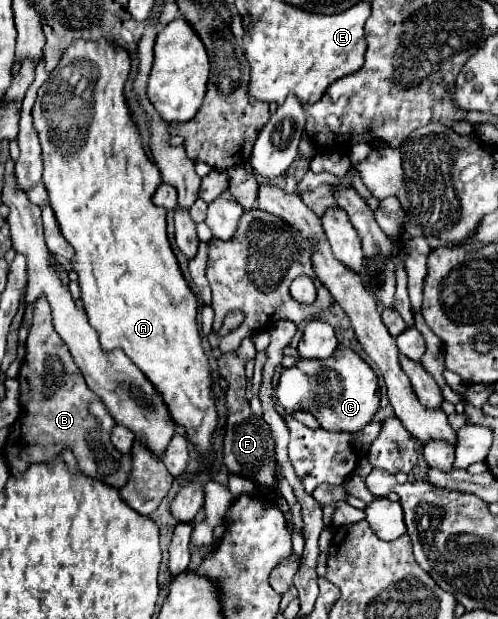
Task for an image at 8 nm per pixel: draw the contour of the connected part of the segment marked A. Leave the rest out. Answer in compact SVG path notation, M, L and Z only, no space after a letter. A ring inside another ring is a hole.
M78 39L66 49L58 67L50 75L48 87L38 89L32 109L34 127L42 145L42 179L62 235L76 251L72 267L78 271L86 315L100 335L102 349L122 349L162 393L170 417L182 425L192 443L206 453L218 415L210 389L208 357L202 349L196 327L198 301L184 281L170 249L166 235L166 209L152 203L152 193L162 183L162 173L158 173L154 161L148 159L140 129L128 107L124 87L130 69L130 53L114 41Z

